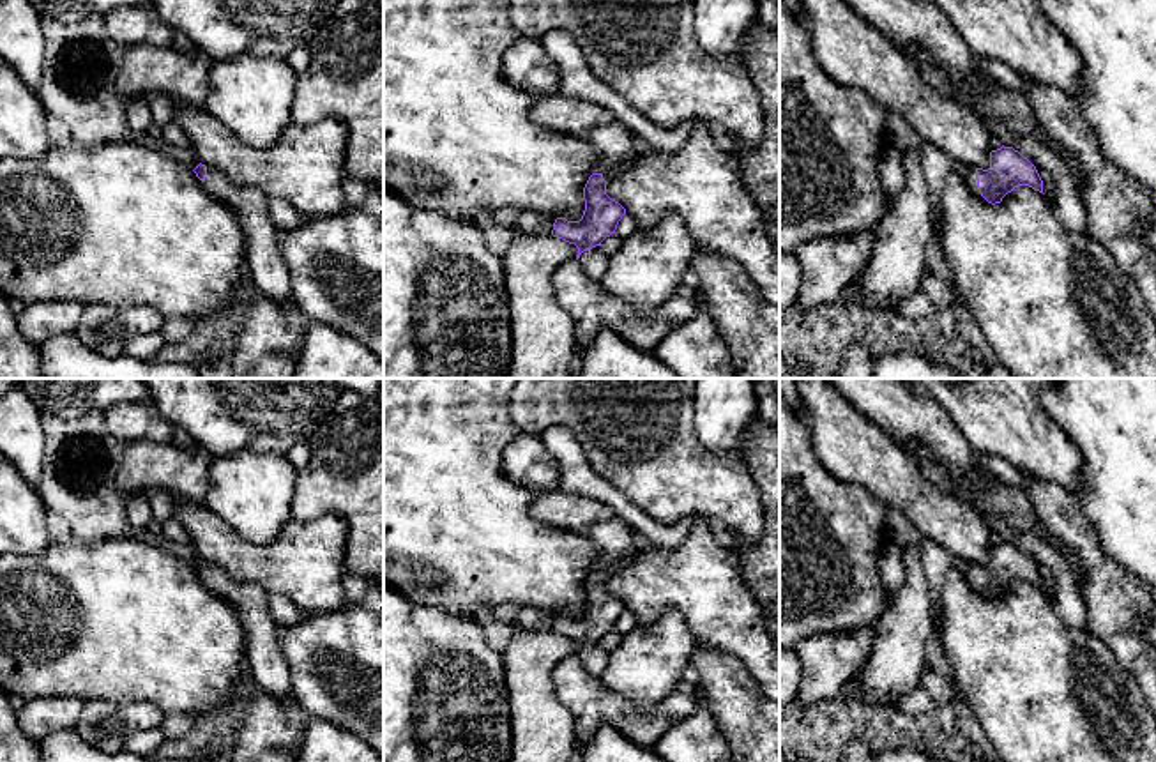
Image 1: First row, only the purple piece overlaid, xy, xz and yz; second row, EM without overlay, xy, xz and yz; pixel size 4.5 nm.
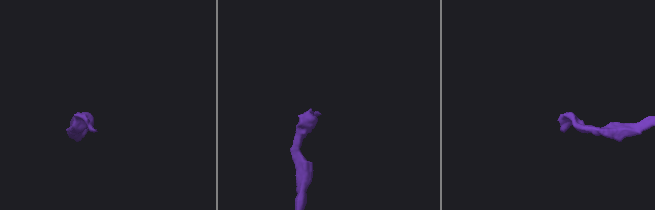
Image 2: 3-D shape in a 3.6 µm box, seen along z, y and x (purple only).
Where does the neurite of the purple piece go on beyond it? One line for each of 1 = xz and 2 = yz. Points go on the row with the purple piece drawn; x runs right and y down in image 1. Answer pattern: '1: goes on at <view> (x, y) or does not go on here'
1: goes on at xz (612, 172)
2: goes on at yz (971, 179)

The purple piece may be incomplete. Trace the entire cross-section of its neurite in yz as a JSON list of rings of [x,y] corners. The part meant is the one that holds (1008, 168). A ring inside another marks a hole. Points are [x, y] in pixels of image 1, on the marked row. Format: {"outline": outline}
{"outline": [[[1013,147],[990,152],[990,168],[969,168],[963,177],[970,191],[979,193],[988,203],[1000,203],[1018,186],[1043,193],[1043,180],[1036,166]]]}

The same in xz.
{"outline": [[[615,164],[603,173],[592,173],[583,187],[585,210],[580,221],[557,217],[551,235],[578,248],[576,260],[587,249],[601,246],[601,242],[615,233],[626,209],[606,194],[606,184],[615,179],[624,164]]]}

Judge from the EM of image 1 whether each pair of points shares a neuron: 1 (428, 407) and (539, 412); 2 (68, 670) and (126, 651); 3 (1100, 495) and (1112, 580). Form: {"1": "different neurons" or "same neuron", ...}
{"1": "different neurons", "2": "same neuron", "3": "different neurons"}

